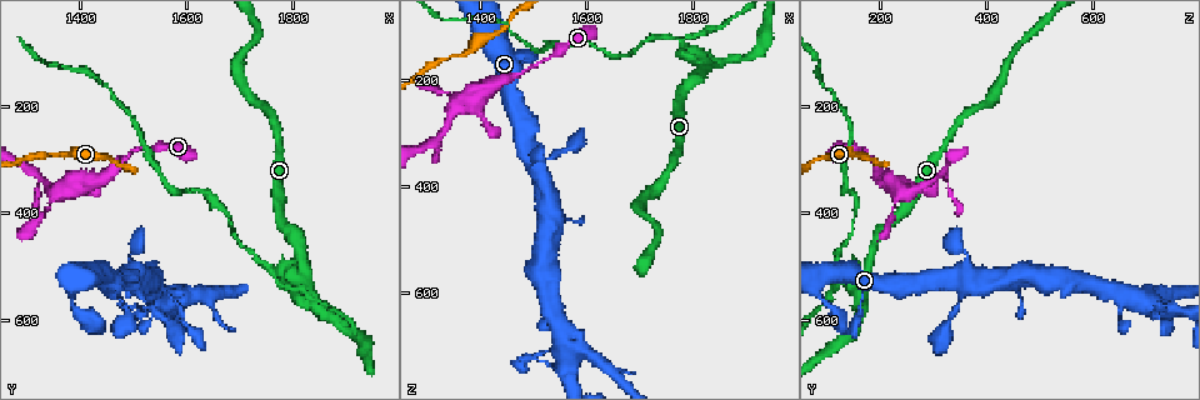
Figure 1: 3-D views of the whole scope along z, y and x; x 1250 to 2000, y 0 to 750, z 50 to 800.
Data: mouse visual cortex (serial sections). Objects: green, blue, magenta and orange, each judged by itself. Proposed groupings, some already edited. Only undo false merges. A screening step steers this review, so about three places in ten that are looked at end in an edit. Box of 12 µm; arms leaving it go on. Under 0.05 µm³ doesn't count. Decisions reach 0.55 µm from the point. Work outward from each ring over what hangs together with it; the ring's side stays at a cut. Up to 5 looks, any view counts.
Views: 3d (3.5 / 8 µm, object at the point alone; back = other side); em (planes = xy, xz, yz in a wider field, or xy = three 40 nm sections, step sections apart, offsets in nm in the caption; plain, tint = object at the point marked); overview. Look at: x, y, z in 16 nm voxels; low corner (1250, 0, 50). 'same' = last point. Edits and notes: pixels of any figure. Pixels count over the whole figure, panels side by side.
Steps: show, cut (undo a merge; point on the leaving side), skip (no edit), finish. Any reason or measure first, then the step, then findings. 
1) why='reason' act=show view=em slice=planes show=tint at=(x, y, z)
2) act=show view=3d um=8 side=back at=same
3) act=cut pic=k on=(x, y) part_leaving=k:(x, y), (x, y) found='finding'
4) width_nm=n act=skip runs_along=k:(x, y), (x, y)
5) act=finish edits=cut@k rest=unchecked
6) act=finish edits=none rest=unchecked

act=show view=3d um=3.5 at=(1370, 365, 240)

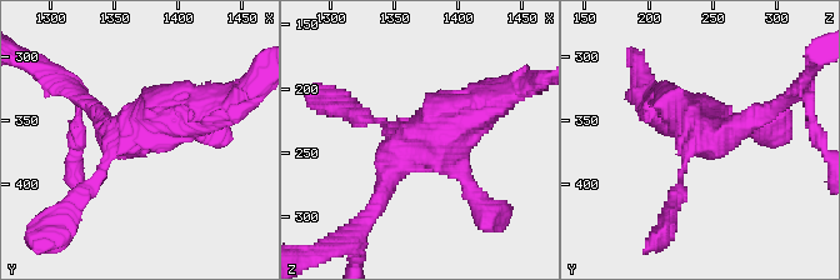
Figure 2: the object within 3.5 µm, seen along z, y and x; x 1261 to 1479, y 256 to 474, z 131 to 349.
arms=4 arm_widths_nm=100,200,350,350 why='need the tissue' act=show view=em slice=xy step=3 show=tint at=(1372, 360, 234)

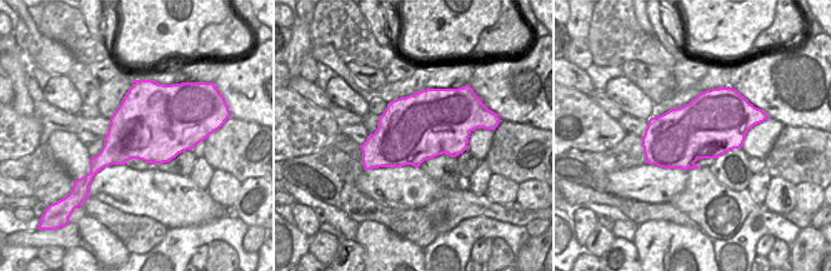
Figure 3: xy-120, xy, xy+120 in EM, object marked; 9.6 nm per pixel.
act=skip runs_along=2:(510, 93), (414, 135), (390, 173) found='continuous, no second cell'

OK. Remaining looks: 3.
why='thin neck' act=show view=3d um=3.5 at=(1495, 480, 365)

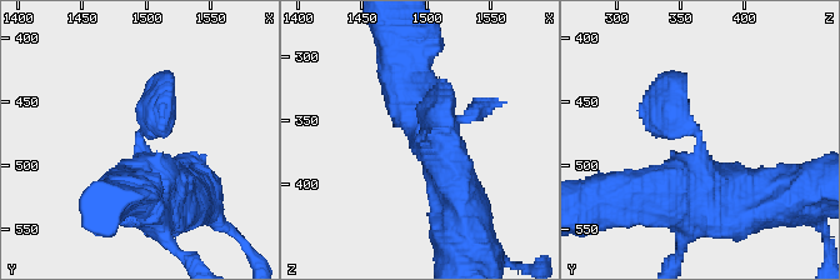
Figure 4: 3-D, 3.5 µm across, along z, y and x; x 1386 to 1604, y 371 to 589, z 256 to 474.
why='need the tissue' act=show view=em slice=planes show=tint at=(1496, 476, 362)

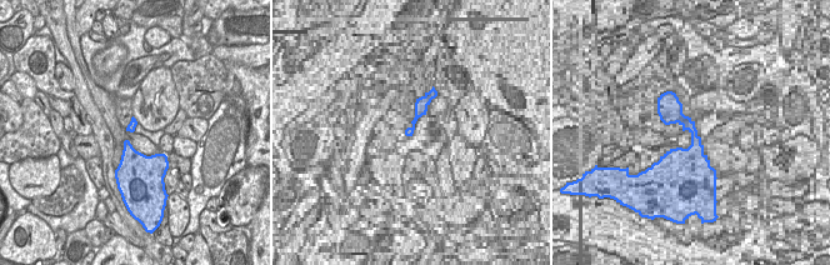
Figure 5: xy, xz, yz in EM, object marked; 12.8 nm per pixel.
act=skip runs_along=4:(139, 195), (146, 115), (170, 76) found='all the same cell'

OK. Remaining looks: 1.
act=finish edits=none rest=unchecked

